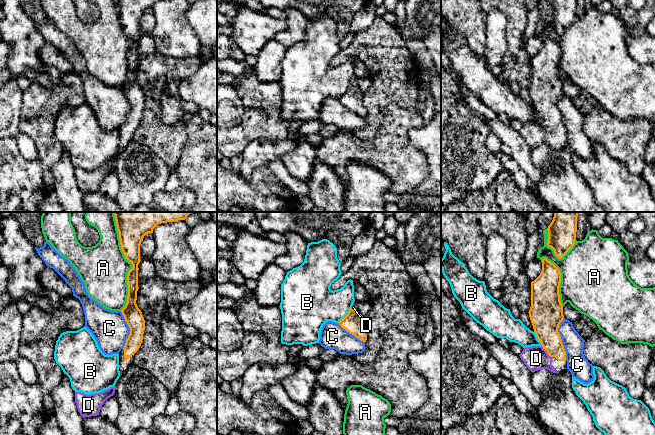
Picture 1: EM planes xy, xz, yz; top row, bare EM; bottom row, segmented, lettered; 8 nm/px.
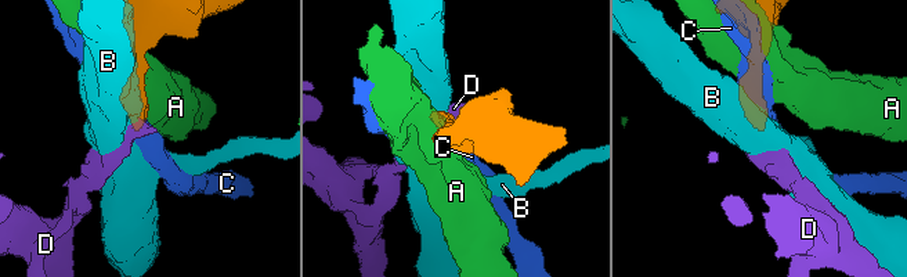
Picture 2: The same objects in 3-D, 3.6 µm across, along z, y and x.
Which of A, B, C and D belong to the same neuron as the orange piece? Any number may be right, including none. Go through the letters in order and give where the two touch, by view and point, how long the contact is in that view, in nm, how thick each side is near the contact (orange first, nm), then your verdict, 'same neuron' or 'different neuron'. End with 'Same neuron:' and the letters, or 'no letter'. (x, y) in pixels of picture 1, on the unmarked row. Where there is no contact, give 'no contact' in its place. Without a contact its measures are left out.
A: meets orange in xy at (132, 43); contact 700 nm long; 190 nm thick on the orange side, 400 nm on the other; different neuron
B: meets orange in xz at (346, 91); contact 170 nm long; 160 nm thick on the orange side, 320 nm on the other; different neuron
C: meets orange in yz at (561, 115); contact 340 nm long; 280 nm thick on the orange side, 170 nm on the other; different neuron
D: meets orange in yz at (547, 128); contact 120 nm long; 220 nm thick on the orange side, 190 nm on the other; same neuron
Same neuron: D

